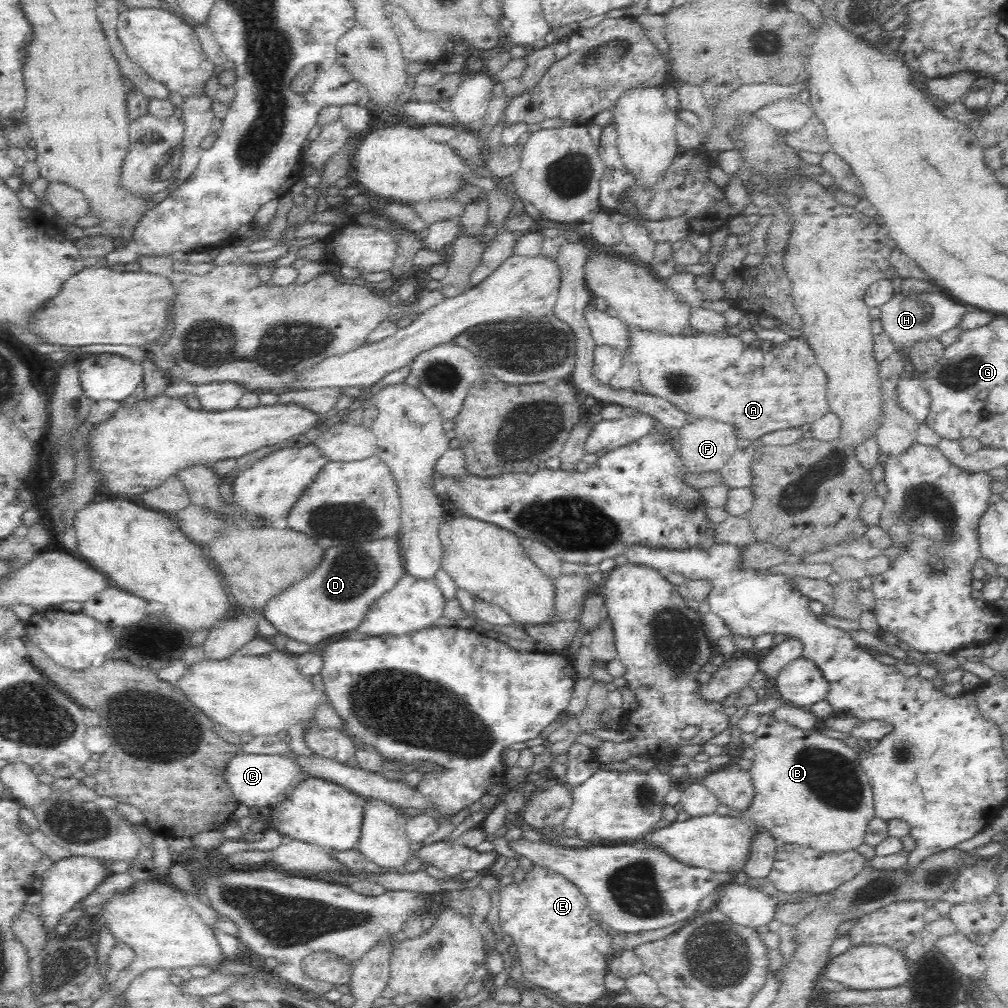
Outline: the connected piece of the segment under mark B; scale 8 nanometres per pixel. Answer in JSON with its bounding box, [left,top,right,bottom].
[746,713,875,853]

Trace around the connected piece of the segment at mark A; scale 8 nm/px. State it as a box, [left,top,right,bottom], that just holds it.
[627,329,829,441]

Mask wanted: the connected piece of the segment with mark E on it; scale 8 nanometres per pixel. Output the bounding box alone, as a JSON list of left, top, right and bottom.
[498,865,612,1004]

